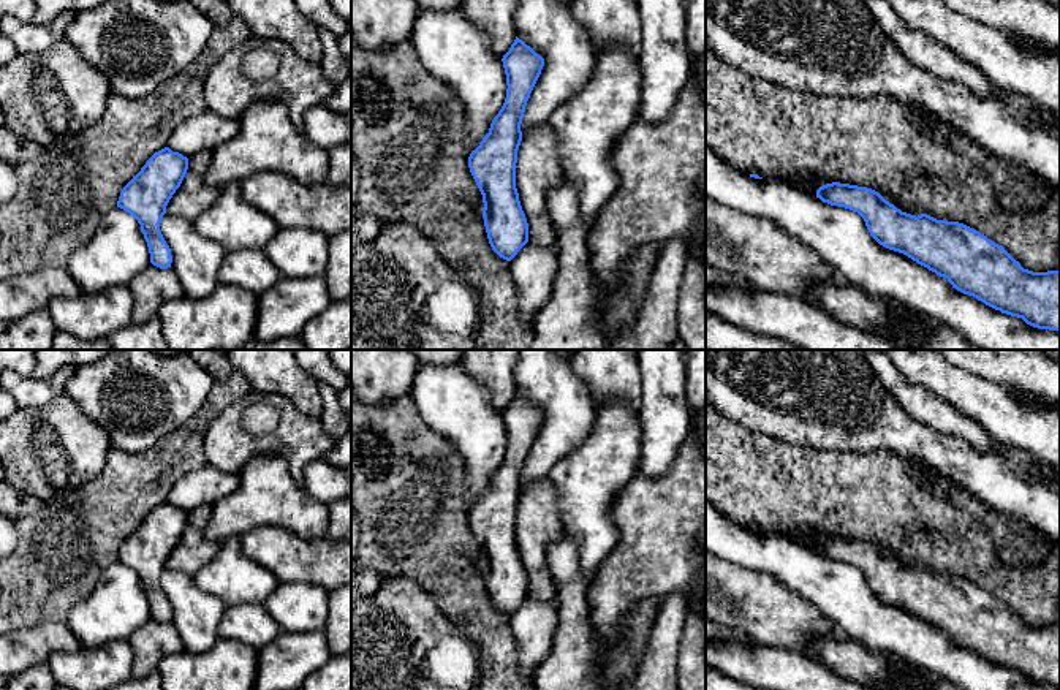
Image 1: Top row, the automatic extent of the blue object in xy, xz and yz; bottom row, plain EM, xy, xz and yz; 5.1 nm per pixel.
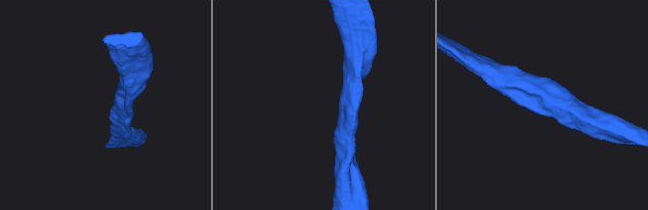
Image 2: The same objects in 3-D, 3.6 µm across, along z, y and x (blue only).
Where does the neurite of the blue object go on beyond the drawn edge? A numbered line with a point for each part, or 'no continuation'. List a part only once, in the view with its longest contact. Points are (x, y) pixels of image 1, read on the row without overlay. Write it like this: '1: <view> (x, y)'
no continuation

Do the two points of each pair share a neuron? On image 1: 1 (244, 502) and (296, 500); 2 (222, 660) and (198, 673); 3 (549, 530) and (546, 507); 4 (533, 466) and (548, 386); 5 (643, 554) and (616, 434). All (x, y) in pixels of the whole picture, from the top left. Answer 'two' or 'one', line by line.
1: one
2: one
3: one
4: one
5: two

